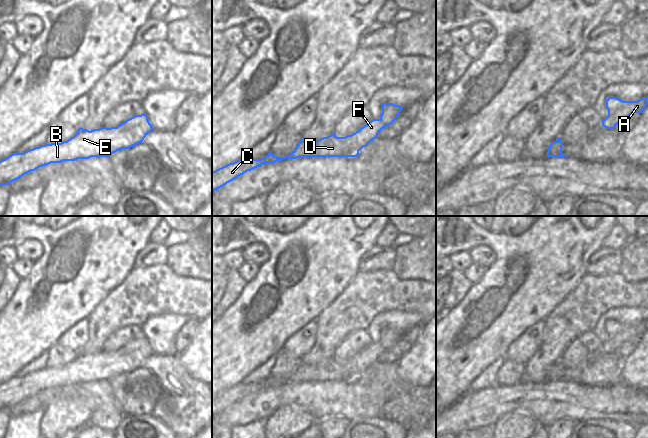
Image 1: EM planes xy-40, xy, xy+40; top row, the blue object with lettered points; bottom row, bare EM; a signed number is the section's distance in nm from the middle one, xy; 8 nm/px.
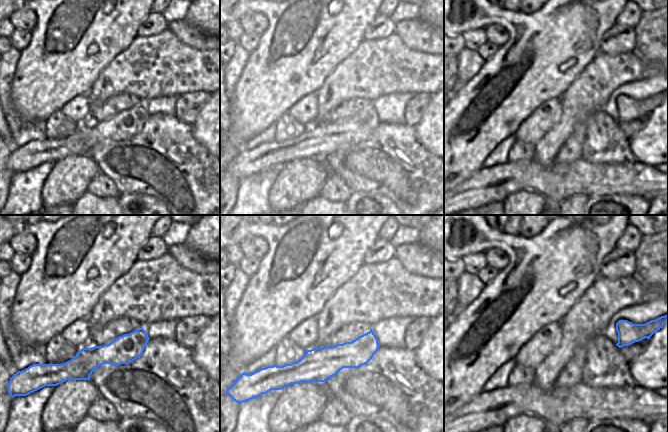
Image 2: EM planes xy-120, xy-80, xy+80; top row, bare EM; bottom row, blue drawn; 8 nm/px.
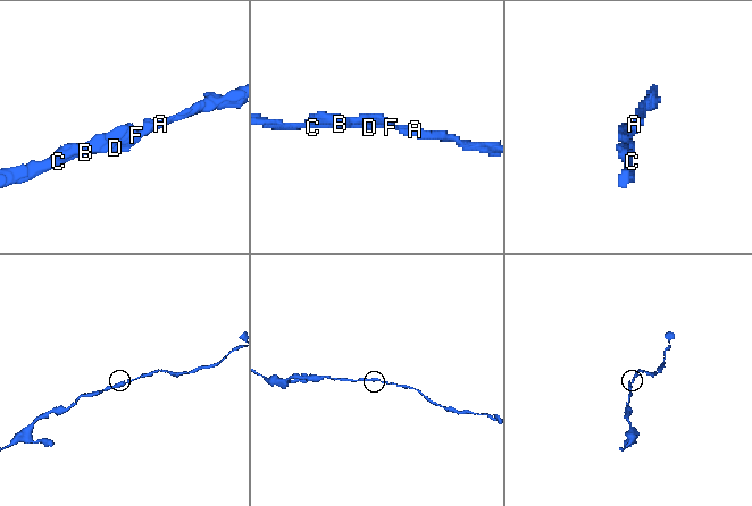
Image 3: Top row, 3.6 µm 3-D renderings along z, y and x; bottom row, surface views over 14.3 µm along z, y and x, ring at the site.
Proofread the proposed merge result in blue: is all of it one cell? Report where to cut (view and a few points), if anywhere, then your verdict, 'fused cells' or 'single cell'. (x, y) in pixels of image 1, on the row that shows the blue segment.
no cut | single cell

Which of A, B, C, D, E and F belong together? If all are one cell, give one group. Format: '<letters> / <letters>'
A B C D E F

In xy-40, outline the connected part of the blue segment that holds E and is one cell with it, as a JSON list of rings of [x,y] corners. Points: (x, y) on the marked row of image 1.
[[[145,113],[135,115],[117,127],[101,127],[91,131],[81,127],[67,141],[46,143],[23,153],[13,153],[1,160],[0,185],[8,185],[23,175],[51,163],[110,157],[121,149],[129,149],[141,143],[153,130]]]

